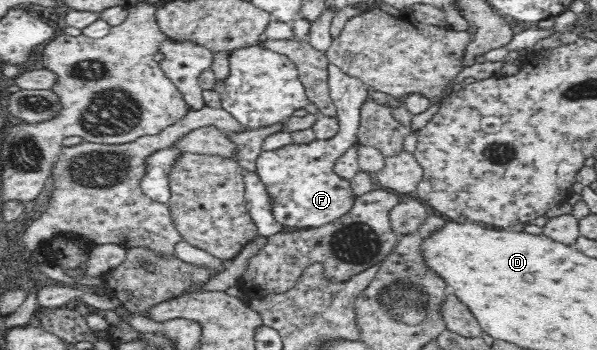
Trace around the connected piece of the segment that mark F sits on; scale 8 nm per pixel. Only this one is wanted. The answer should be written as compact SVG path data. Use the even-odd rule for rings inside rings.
M328 63L330 97L337 109L338 133L325 140L290 144L262 152L255 163L255 174L265 186L274 219L282 226L314 228L327 225L346 215L353 206L349 177L335 174L336 161L354 146L358 139L360 106L369 99L369 89L358 79L342 73L342 69Z

